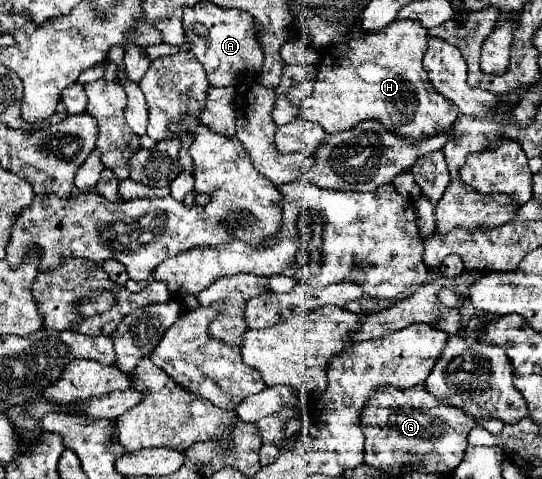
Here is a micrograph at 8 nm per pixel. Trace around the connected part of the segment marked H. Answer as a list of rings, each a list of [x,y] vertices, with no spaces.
[[[395,20],[391,26],[381,28],[379,32],[371,32],[363,38],[347,40],[329,48],[323,54],[321,66],[317,70],[313,94],[301,102],[299,116],[321,124],[327,134],[351,130],[363,120],[379,120],[389,132],[395,132],[403,138],[407,136],[409,140],[423,140],[449,132],[459,114],[459,108],[455,108],[455,104],[435,92],[433,84],[427,80],[427,72],[423,72],[421,60],[427,52],[427,40],[427,28],[423,28],[419,22]]]

